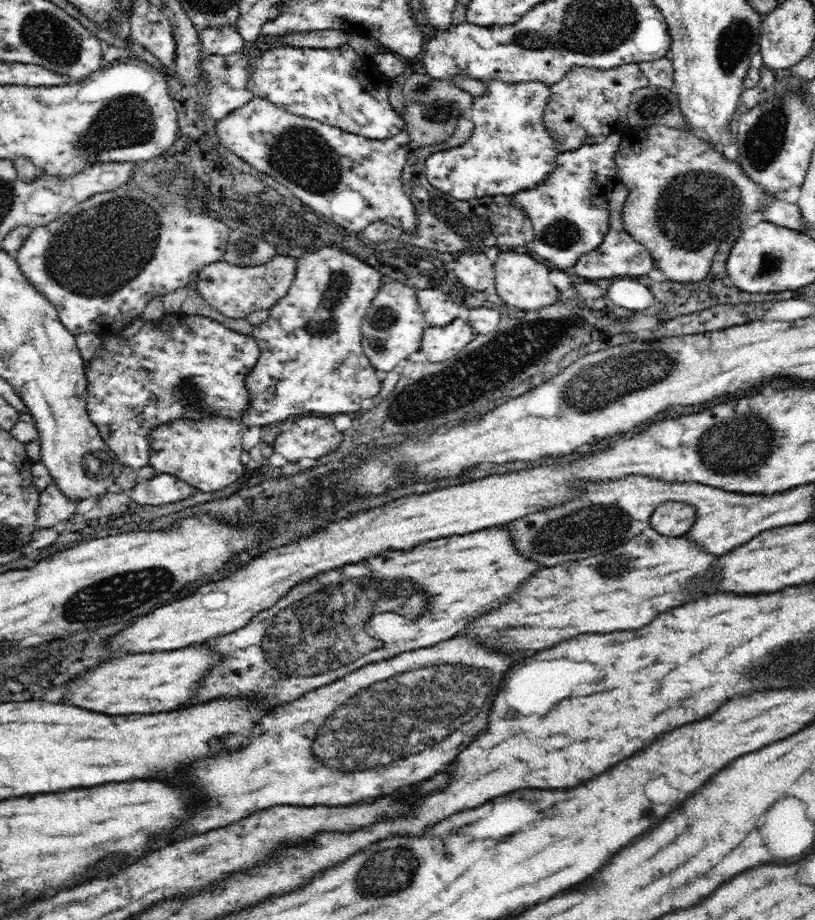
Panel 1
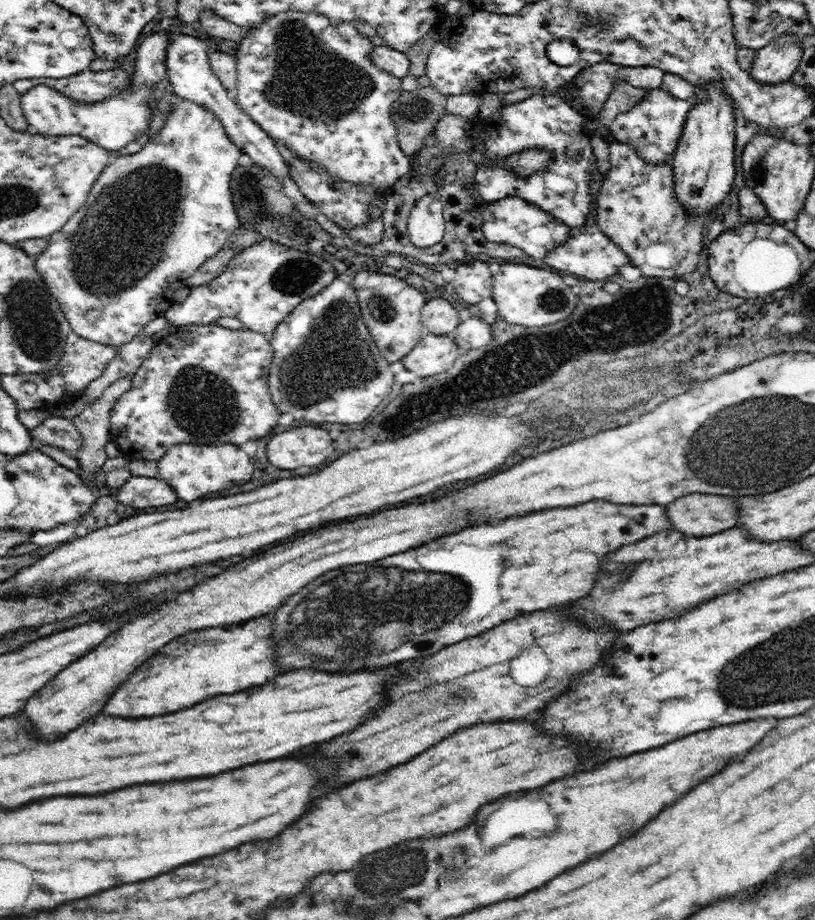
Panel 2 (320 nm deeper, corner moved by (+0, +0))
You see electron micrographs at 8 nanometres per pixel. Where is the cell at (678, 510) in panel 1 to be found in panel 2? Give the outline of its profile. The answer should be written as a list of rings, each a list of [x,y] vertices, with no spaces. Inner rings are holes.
[[[690,494],[670,502],[668,518],[679,533],[692,536],[718,534],[734,528],[738,522],[738,508],[732,498],[714,494]]]

